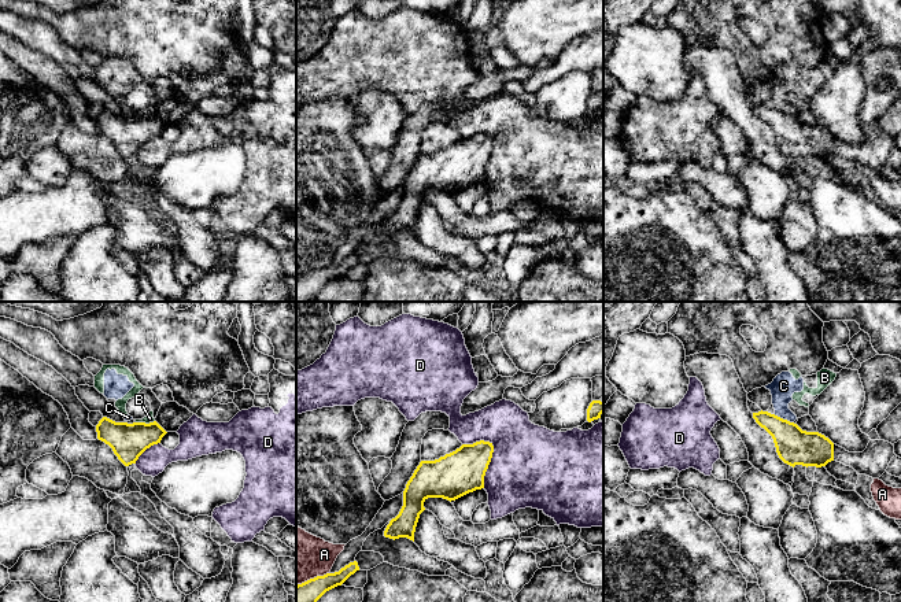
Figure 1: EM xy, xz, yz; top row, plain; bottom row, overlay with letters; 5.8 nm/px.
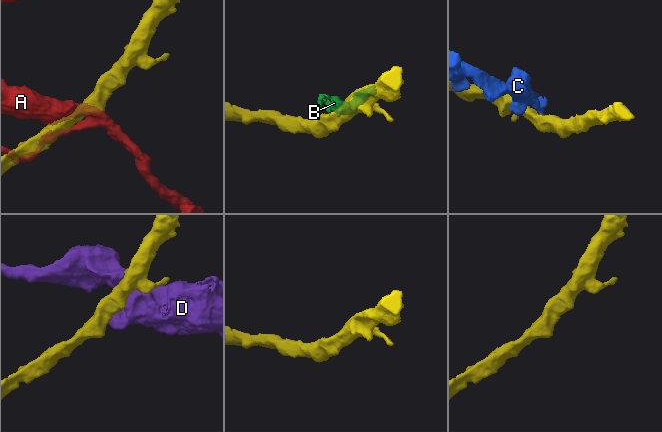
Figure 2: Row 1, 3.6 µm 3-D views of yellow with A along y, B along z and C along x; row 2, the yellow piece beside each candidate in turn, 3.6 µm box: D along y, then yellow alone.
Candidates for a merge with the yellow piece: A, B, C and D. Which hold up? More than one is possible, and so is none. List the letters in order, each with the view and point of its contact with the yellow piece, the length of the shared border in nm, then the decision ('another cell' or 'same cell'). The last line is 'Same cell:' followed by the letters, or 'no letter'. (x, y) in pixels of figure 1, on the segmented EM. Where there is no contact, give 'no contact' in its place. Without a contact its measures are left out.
A: xz (311, 579) | 200 nm | another cell
B: xy (144, 423) | 110 nm | another cell
C: yz (782, 418) | 130 nm | another cell
D: xz (493, 451) | 300 nm | another cell
Same cell: no letter

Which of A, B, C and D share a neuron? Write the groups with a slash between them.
A / B C / D

